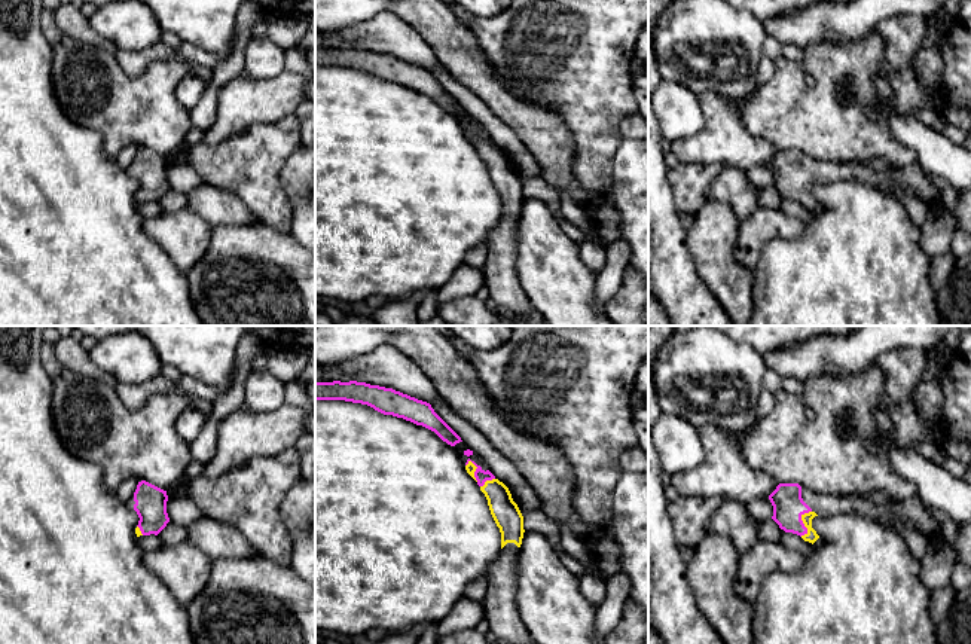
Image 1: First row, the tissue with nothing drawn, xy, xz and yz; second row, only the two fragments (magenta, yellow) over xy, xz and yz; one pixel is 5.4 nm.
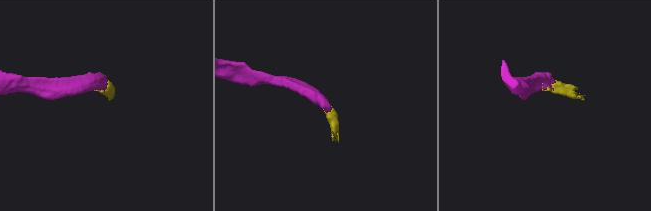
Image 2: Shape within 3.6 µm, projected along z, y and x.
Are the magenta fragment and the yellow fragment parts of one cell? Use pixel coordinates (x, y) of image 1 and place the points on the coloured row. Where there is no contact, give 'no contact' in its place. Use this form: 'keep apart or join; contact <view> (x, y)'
join; contact yz (802, 522)

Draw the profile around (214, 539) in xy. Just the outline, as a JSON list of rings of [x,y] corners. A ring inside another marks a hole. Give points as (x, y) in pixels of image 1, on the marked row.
[[[202,516],[187,528],[187,543],[211,561],[220,558],[250,558],[259,555],[232,525]]]

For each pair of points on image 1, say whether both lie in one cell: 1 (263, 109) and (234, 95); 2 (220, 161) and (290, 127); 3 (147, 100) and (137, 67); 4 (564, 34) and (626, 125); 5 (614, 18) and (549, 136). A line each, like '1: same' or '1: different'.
1: same
2: same
3: different
4: different
5: different

